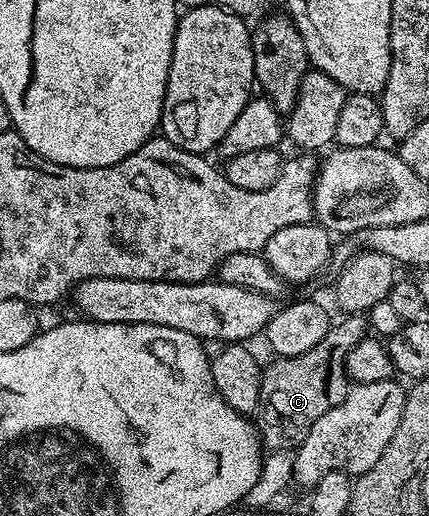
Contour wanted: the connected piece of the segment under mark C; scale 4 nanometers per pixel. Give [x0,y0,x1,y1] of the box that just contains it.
[259,314,367,450]

